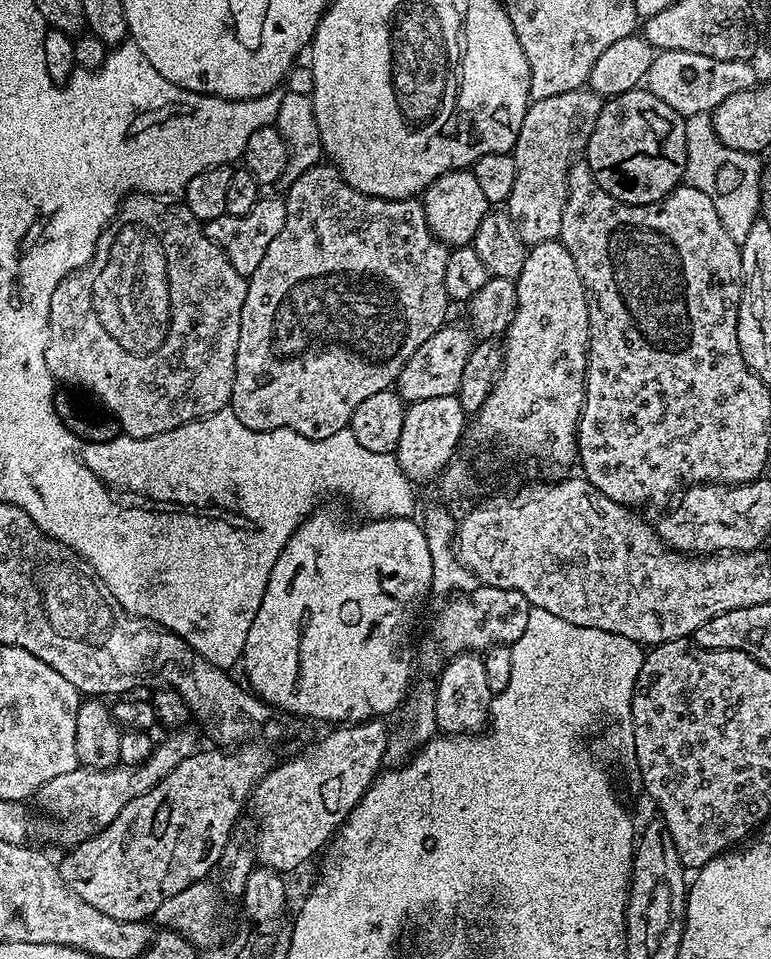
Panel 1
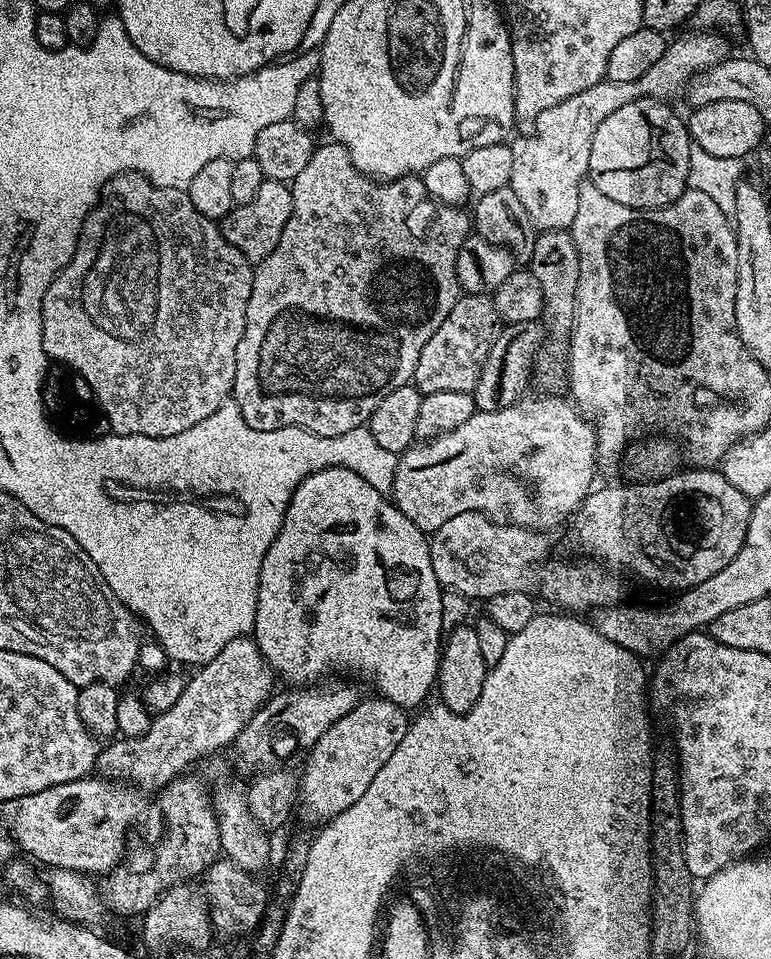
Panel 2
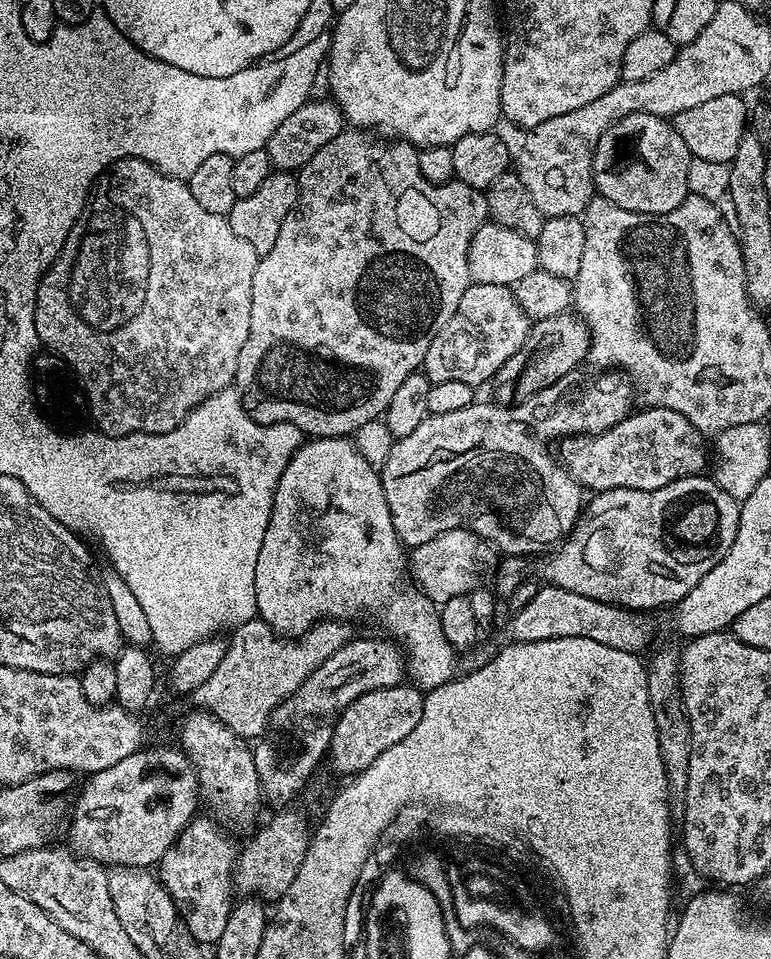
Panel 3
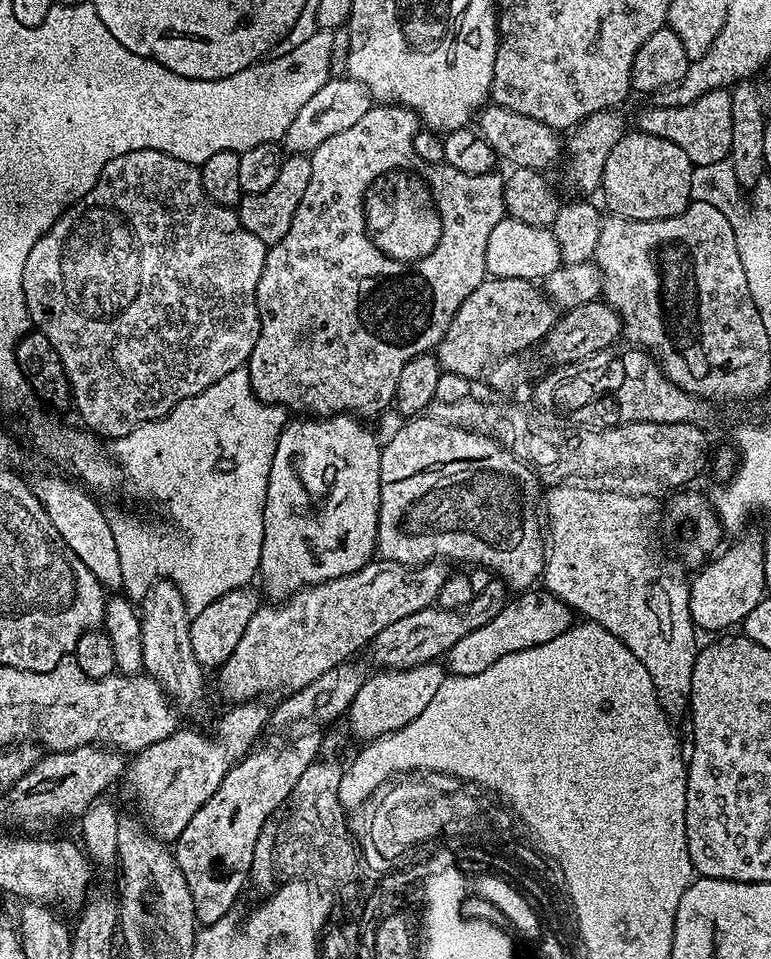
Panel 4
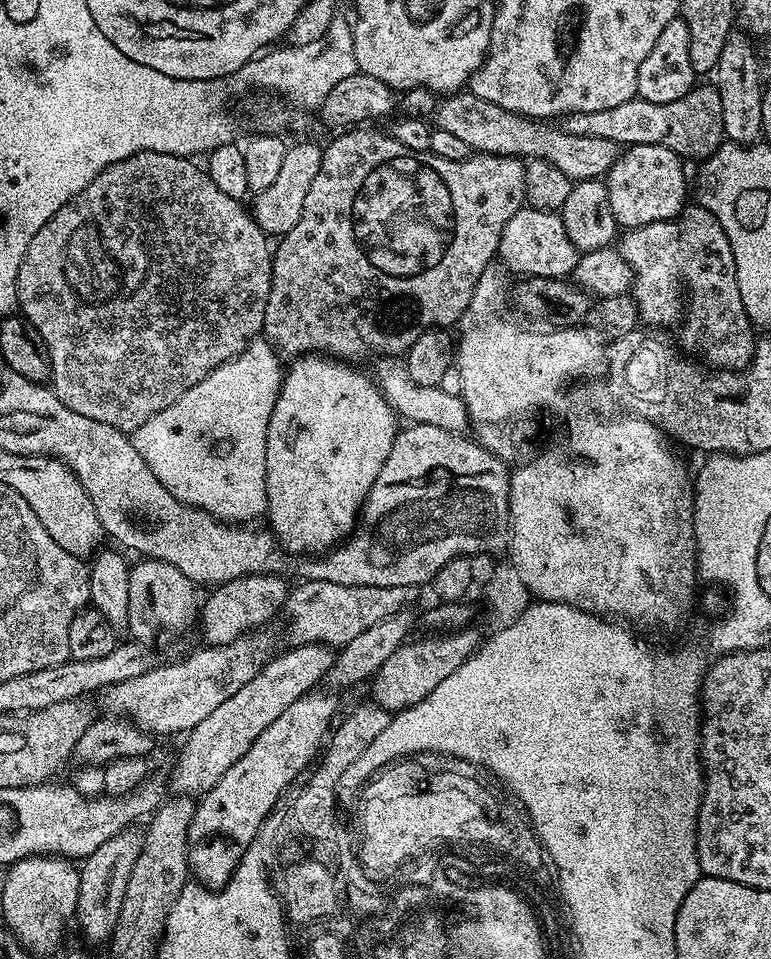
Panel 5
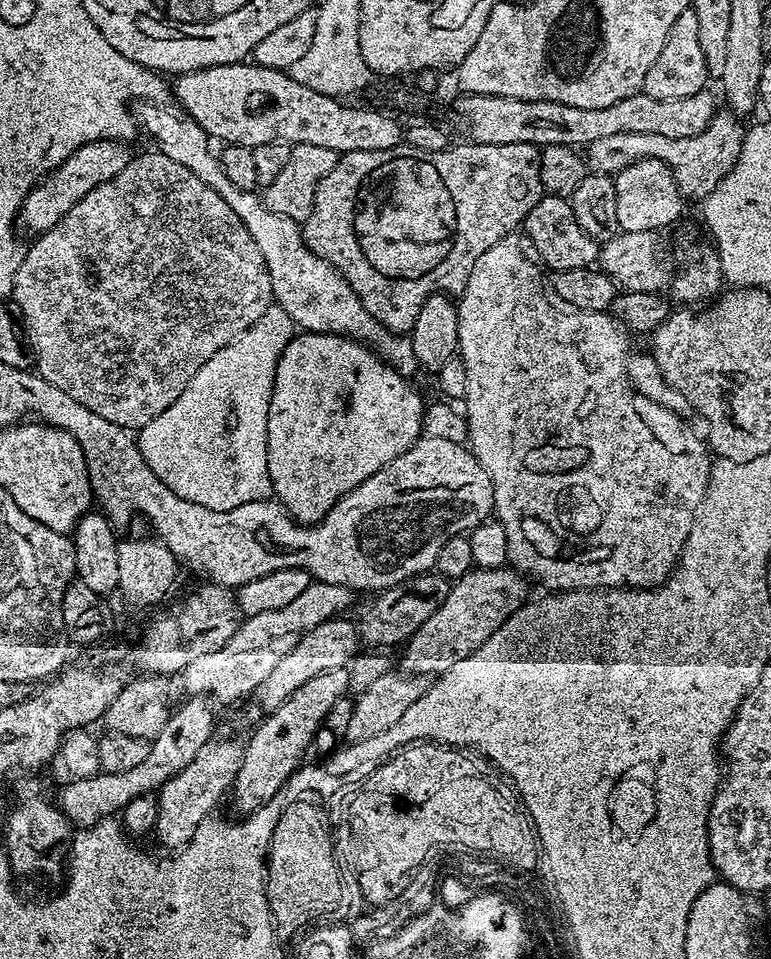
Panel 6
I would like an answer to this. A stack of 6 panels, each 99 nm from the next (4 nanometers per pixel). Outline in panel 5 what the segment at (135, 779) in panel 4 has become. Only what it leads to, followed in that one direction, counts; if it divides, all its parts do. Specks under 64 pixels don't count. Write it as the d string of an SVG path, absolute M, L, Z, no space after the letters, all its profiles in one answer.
M297 644L289 647L289 652L267 661L259 672L237 690L231 698L226 698L222 706L217 706L207 718L202 718L198 726L183 737L184 745L180 748L180 757L172 768L170 788L176 794L203 794L209 792L215 784L254 746L258 734L270 726L282 715L282 710L290 702L298 702L306 693L313 691L316 684L327 677L334 659L333 649L326 644Z

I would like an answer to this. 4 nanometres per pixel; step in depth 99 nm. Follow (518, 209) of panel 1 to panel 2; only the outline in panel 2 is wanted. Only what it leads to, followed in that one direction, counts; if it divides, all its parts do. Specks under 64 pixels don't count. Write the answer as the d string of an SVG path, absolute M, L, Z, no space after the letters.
M696 30L693 36L680 36L665 47L662 58L634 82L614 82L603 79L590 90L542 110L531 125L529 136L520 136L511 141L514 162L510 169L510 187L522 202L526 218L530 218L533 228L540 232L571 229L574 214L578 210L578 190L586 182L590 166L590 142L594 142L594 130L600 118L614 114L618 106L626 102L640 100L649 96L651 100L675 101L675 96L687 89L699 72L705 72L710 66L729 59L728 44L723 35L712 30Z

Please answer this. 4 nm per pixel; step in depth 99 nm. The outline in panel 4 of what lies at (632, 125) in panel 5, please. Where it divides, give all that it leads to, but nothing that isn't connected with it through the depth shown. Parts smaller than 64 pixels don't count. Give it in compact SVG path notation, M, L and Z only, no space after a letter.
M719 88L702 94L693 104L662 108L651 106L637 118L635 127L646 134L654 134L658 138L667 138L674 142L690 158L693 166L701 164L723 164L730 154L730 142L734 138L734 117L730 102L732 94L729 89Z

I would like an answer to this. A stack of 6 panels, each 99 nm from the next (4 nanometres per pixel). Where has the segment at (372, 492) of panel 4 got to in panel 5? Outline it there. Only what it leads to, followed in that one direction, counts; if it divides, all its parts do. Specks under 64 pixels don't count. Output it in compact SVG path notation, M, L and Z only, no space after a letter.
M304 354L292 365L287 365L282 376L280 394L276 398L276 405L270 414L270 426L266 434L266 498L268 499L268 511L266 513L266 524L273 536L276 537L279 547L285 553L293 552L296 558L312 558L317 554L327 553L337 547L341 542L353 535L358 523L360 509L363 508L390 450L394 446L398 435L398 417L388 405L384 395L380 393L380 387L371 375L364 372L355 372L351 363L337 360L327 354Z

